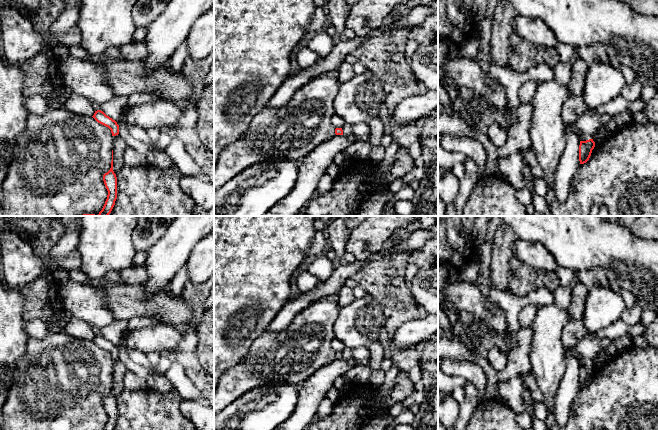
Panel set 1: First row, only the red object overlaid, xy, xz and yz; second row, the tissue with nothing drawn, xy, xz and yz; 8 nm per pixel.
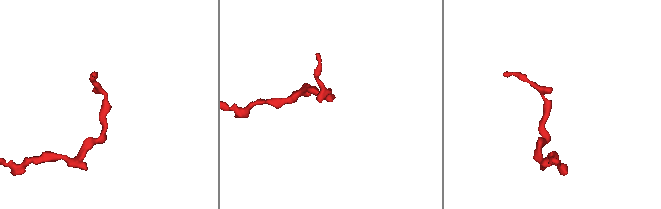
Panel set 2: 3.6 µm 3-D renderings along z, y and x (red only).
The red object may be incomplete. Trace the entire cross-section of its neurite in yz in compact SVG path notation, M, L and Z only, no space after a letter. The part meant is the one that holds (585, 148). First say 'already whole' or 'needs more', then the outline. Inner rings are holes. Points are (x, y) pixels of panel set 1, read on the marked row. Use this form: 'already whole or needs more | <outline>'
already whole | M593 139L580 141L580 145L579 145L580 164L584 164L589 160L594 147L595 147L595 142L593 141Z

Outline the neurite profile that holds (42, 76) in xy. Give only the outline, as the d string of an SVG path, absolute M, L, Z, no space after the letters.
M44 50L22 64L25 73L23 95L50 98L62 86L59 60L49 50Z

